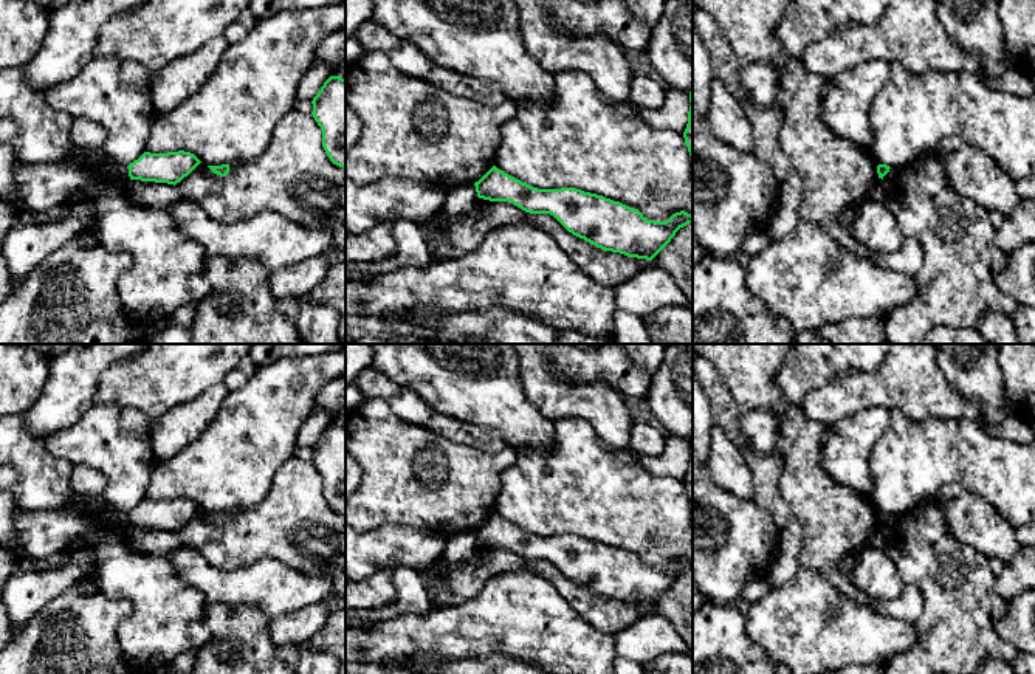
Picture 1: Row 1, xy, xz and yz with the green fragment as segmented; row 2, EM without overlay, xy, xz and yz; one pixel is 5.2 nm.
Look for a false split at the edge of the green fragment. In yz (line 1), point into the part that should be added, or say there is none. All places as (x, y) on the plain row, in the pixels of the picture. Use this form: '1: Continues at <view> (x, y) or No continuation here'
1: No continuation here

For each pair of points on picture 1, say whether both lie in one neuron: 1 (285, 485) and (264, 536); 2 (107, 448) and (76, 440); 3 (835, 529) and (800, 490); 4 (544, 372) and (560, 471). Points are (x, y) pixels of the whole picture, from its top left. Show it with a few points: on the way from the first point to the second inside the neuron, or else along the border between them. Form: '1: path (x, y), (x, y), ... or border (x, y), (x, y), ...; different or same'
1: path (285, 498), (285, 515), (276, 524); same
2: path (99, 443), (84, 442); same
3: path (828, 519), (808, 499); same
4: border (552, 420), (583, 419), (587, 423); different

